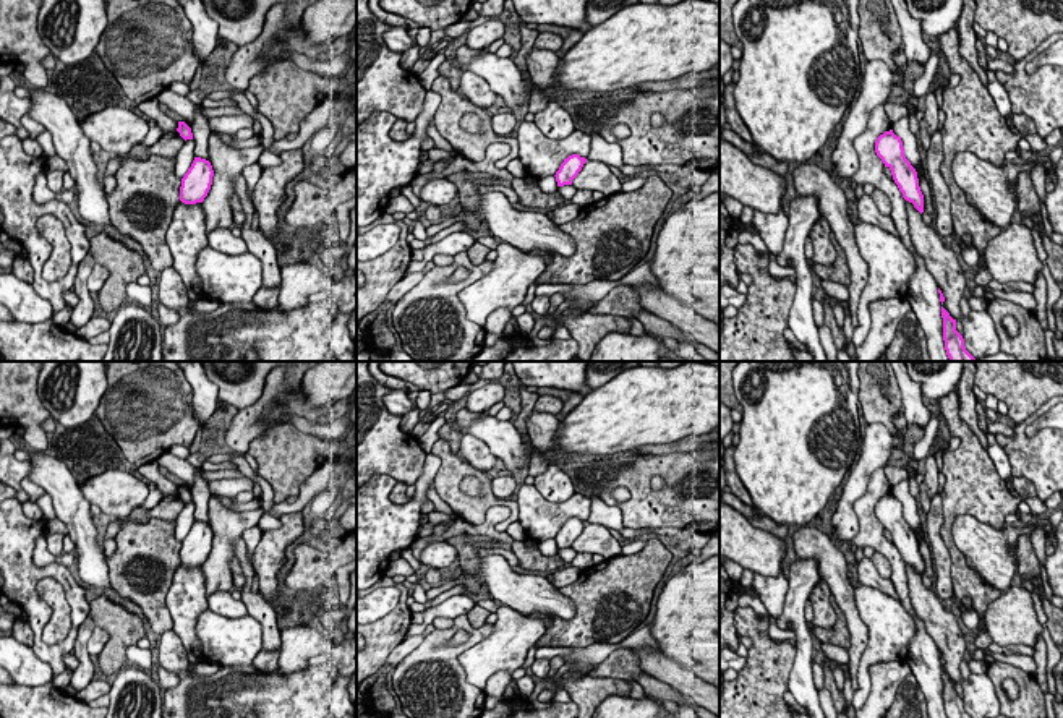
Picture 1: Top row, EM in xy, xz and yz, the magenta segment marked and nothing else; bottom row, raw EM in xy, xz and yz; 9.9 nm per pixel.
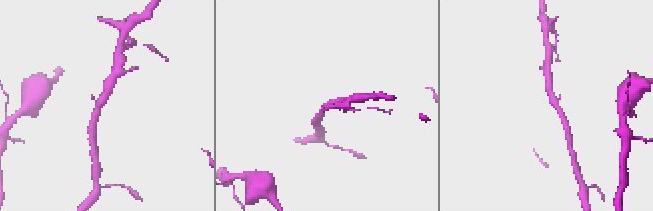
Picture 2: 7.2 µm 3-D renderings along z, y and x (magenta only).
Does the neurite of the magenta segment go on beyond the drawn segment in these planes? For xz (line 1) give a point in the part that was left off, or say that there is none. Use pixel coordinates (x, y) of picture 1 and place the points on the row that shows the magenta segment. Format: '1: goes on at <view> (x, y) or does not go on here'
1: does not go on here

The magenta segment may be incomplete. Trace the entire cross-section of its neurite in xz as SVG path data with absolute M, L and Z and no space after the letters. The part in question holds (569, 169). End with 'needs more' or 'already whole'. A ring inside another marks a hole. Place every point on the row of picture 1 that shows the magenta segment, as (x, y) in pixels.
M572 154L567 159L564 159L564 162L554 175L557 186L572 185L572 180L578 175L585 162L587 159L580 157L578 154Z; already whole

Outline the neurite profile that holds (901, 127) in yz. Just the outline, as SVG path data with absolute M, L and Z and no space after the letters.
M909 105L907 107L907 115L903 117L901 120L891 123L891 130L896 136L901 138L903 147L904 147L904 156L911 162L911 165L917 172L917 178L920 180L924 170L922 170L922 160L920 160L920 152L917 147L917 139L916 135L909 130L909 117L916 113L916 107Z

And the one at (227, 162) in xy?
M222 131L209 135L209 159L214 170L212 185L203 201L206 235L217 227L228 229L233 224L230 199L235 196L235 182L246 165L256 164L263 151L258 147L233 149L220 139Z

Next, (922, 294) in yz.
M877 105L867 122L867 128L854 139L859 157L859 170L852 180L856 183L870 183L882 190L891 201L891 219L904 246L914 254L916 272L909 280L907 301L924 329L927 350L932 361L950 361L943 340L943 318L938 285L927 271L924 259L917 254L907 227L906 199L893 178L883 172L885 164L875 152L875 141L880 135L891 130L891 122L885 112L885 105Z

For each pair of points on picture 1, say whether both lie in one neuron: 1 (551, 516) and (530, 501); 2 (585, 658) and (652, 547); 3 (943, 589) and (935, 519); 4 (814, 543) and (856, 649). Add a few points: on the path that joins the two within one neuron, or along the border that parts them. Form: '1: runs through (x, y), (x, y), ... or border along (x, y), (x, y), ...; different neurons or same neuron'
1: runs through (546, 516), (535, 506); same neuron
2: border along (631, 634), (618, 642), (556, 647); different neurons
3: runs through (943, 571), (935, 537); same neuron
4: runs through (833, 569), (854, 623); same neuron

